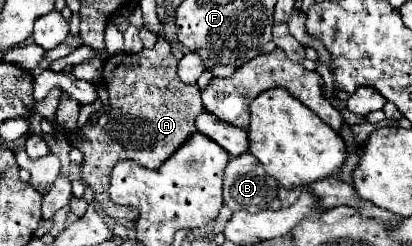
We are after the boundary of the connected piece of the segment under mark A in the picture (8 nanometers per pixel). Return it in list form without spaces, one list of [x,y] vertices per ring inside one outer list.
[[[158,38],[152,50],[142,50],[138,54],[120,52],[118,56],[108,58],[104,70],[114,70],[114,80],[104,82],[110,94],[112,110],[102,114],[96,126],[86,124],[84,130],[72,134],[74,148],[84,152],[82,164],[82,180],[92,188],[94,200],[100,204],[104,214],[112,218],[136,220],[138,212],[134,208],[116,206],[108,198],[110,188],[110,170],[120,160],[138,160],[146,168],[158,168],[178,146],[182,146],[184,138],[194,134],[194,120],[204,112],[200,100],[200,88],[196,84],[180,82],[176,74],[178,60],[172,56],[170,44]]]

